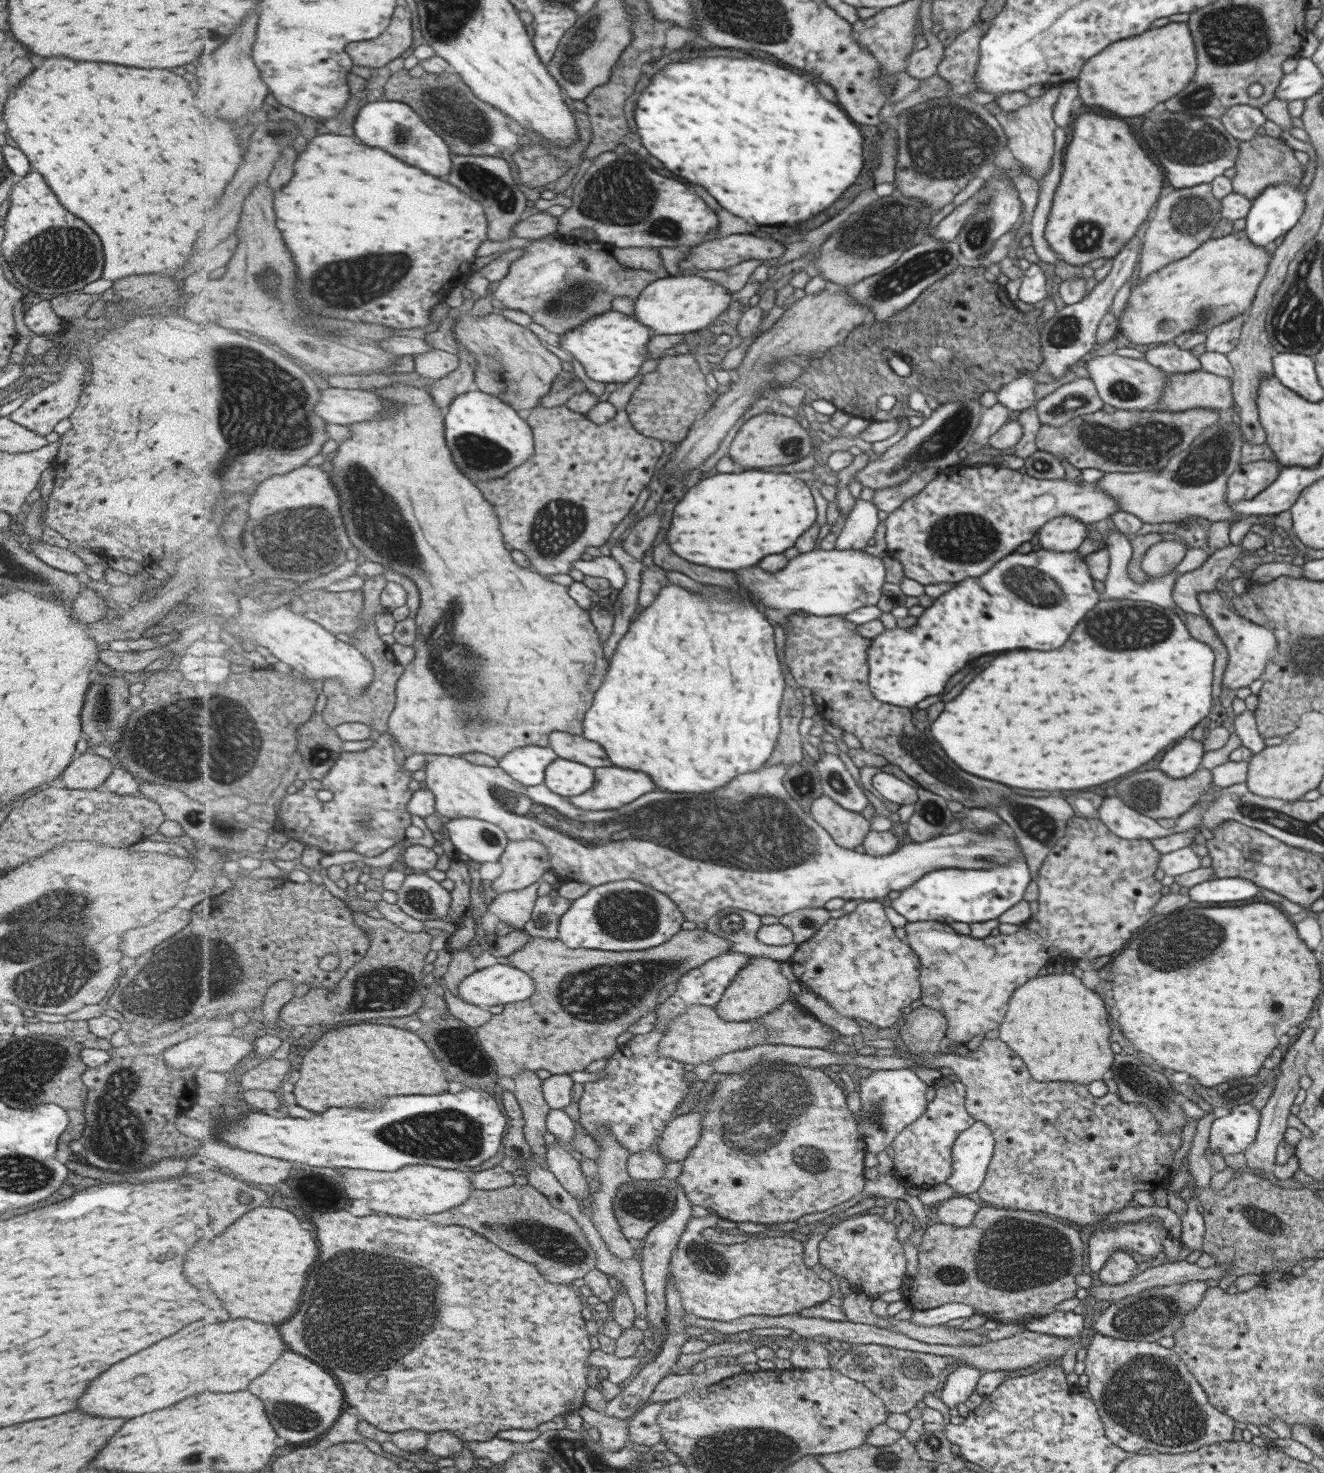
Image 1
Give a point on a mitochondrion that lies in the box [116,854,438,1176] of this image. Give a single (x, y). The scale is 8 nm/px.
(178, 974)

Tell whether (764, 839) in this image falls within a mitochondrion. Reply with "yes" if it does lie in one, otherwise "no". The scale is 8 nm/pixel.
yes

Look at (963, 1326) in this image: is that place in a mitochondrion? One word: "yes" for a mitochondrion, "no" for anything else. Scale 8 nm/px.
no

